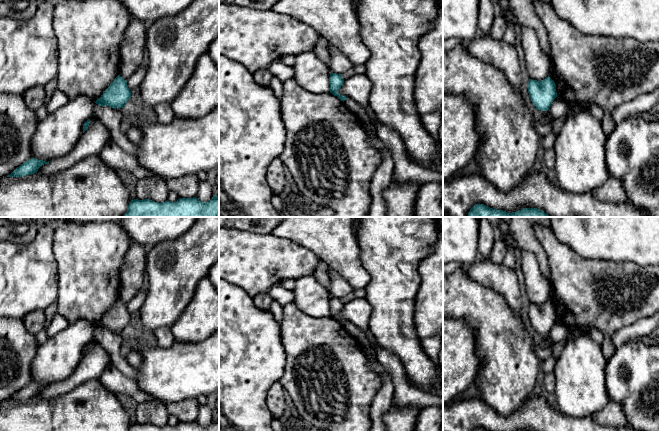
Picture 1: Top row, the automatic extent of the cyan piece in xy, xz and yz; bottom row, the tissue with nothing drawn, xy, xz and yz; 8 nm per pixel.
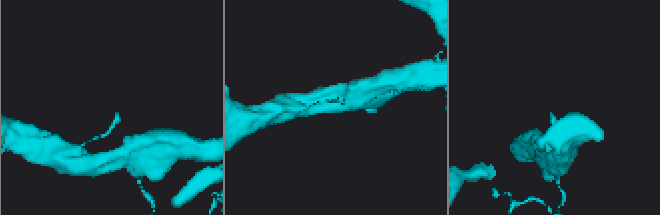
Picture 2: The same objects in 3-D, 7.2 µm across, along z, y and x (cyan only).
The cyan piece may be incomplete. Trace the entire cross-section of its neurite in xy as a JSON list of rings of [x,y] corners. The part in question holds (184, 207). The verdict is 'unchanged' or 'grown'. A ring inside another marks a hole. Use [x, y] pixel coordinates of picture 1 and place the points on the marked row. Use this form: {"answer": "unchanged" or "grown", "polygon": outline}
{"answer": "unchanged", "polygon": [[[213,195],[208,202],[201,202],[196,197],[162,203],[134,199],[121,217],[219,217],[219,195]]]}

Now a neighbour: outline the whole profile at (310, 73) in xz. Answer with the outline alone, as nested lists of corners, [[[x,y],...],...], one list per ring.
[[[313,51],[295,56],[293,79],[311,93],[330,92],[330,69],[316,57]]]

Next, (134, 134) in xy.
[[[136,126],[132,127],[122,127],[125,136],[134,144],[139,144],[142,140],[142,131]]]

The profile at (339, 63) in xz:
[[[329,44],[330,60],[328,68],[336,74],[342,74],[354,67],[351,61],[335,46]]]

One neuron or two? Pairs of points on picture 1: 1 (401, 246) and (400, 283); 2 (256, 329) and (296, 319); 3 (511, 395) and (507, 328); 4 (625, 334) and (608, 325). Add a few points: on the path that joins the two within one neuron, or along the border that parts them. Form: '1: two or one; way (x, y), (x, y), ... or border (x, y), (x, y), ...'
1: one; way (394, 255), (394, 274)
2: two; border (279, 323), (280, 342), (283, 346)
3: one; way (508, 378), (507, 345)
4: two; border (638, 319), (613, 334), (615, 348)

